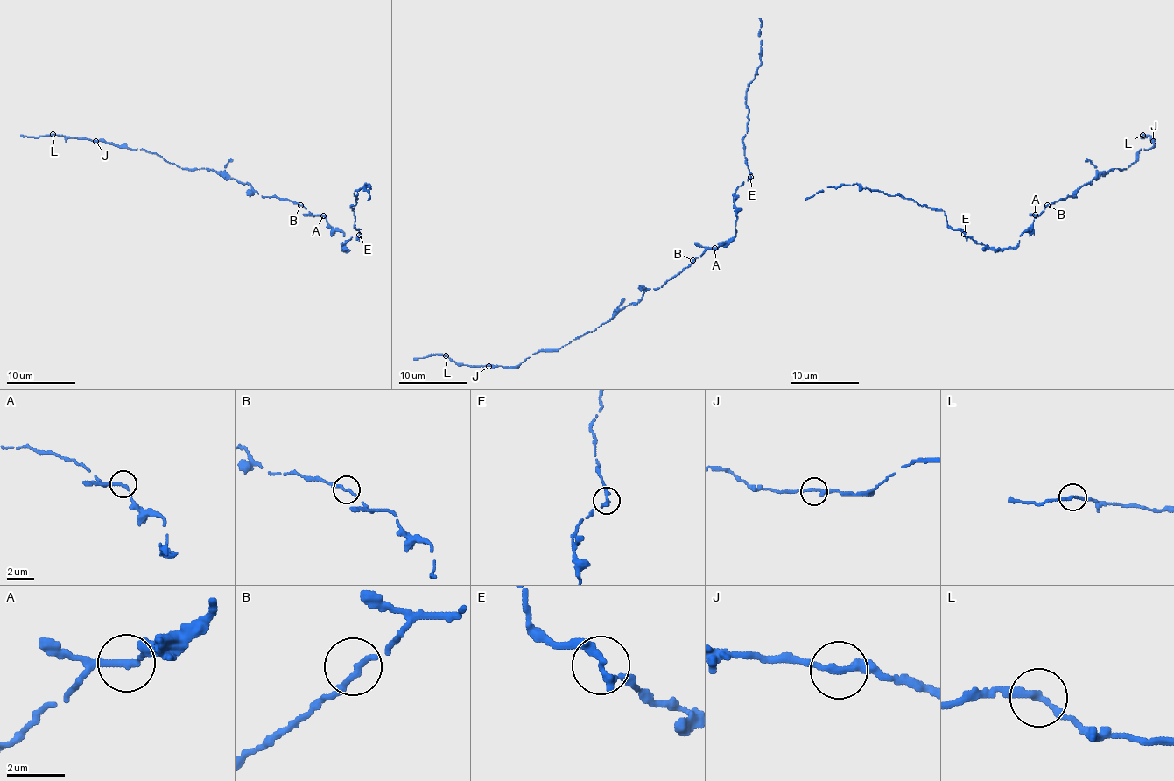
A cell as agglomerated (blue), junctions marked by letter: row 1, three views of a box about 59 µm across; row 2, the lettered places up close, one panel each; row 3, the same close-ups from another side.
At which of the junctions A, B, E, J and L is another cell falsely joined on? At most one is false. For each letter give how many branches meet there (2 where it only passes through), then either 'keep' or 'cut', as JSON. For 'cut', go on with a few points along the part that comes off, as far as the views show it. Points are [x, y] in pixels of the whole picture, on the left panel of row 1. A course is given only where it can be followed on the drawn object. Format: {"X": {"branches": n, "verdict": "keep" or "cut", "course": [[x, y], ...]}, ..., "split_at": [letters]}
{"A": {"branches": 2, "verdict": "keep"}, "B": {"branches": 2, "verdict": "keep"}, "E": {"branches": 2, "verdict": "keep"}, "J": {"branches": 2, "verdict": "keep"}, "L": {"branches": 2, "verdict": "keep"}, "split_at": []}

